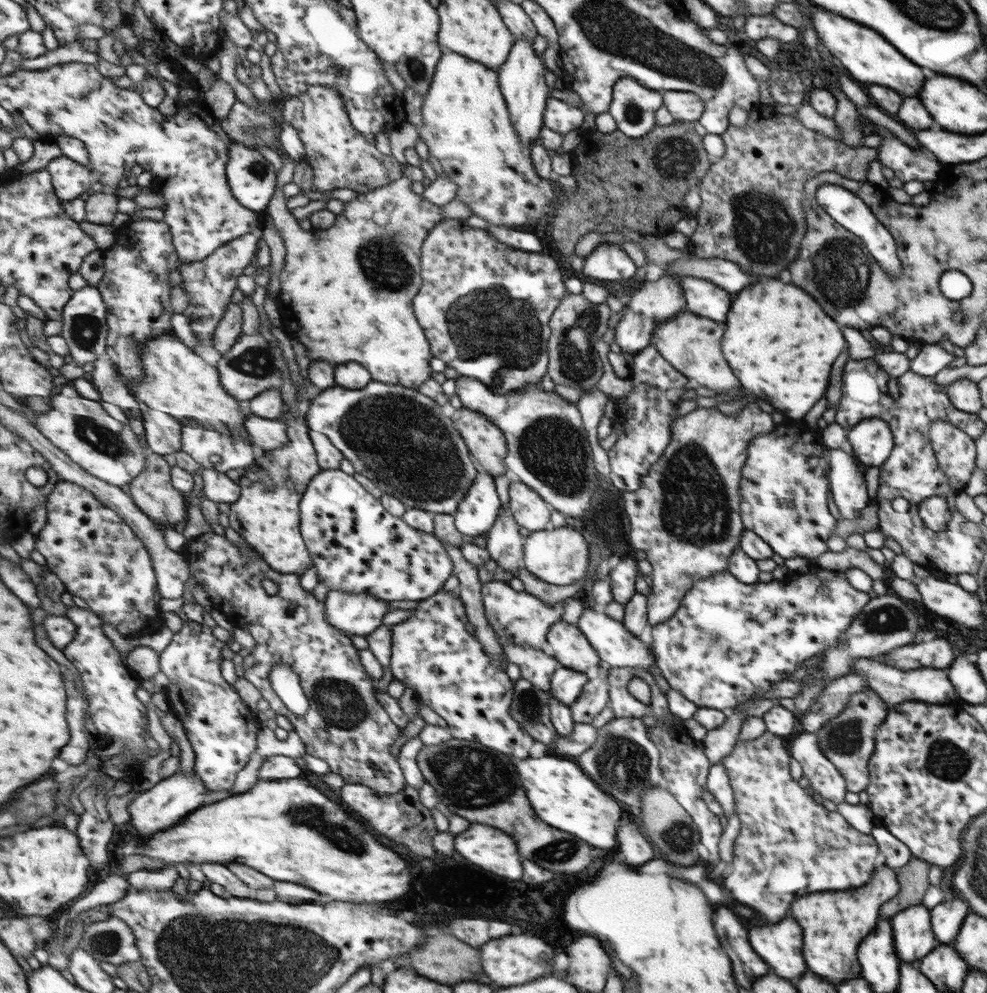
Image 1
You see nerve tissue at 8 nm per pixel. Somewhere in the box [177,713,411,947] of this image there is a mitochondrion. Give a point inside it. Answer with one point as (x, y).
(348, 838)

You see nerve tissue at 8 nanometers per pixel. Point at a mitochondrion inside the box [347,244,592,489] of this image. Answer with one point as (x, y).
(499, 323)

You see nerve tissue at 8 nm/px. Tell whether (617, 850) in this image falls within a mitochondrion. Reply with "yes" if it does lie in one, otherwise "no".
no

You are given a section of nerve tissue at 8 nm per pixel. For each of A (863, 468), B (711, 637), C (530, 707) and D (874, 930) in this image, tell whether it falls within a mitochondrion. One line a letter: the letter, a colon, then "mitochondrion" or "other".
A: other
B: mitochondrion
C: mitochondrion
D: other

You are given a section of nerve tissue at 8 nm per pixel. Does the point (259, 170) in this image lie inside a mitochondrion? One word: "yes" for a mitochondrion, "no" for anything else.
yes

